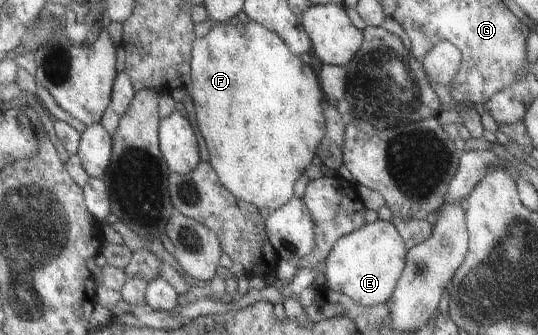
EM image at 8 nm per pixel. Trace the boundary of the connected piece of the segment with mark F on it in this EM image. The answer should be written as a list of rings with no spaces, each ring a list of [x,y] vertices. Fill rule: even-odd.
[[[249,21],[247,24],[239,23],[232,25],[229,22],[215,23],[215,26],[205,34],[205,36],[197,37],[191,49],[191,58],[189,58],[189,68],[191,76],[190,83],[187,88],[191,92],[193,106],[195,108],[195,118],[197,118],[197,130],[205,142],[205,148],[209,152],[209,164],[213,166],[213,170],[217,172],[221,184],[237,200],[243,200],[253,204],[258,209],[267,208],[269,211],[275,210],[289,202],[294,195],[294,187],[299,177],[305,173],[308,166],[312,163],[317,152],[317,147],[321,144],[321,140],[325,136],[325,118],[323,116],[323,99],[326,98],[321,86],[319,78],[315,75],[313,69],[301,61],[301,57],[293,54],[283,39],[273,31],[265,28],[262,24],[255,21]]]

